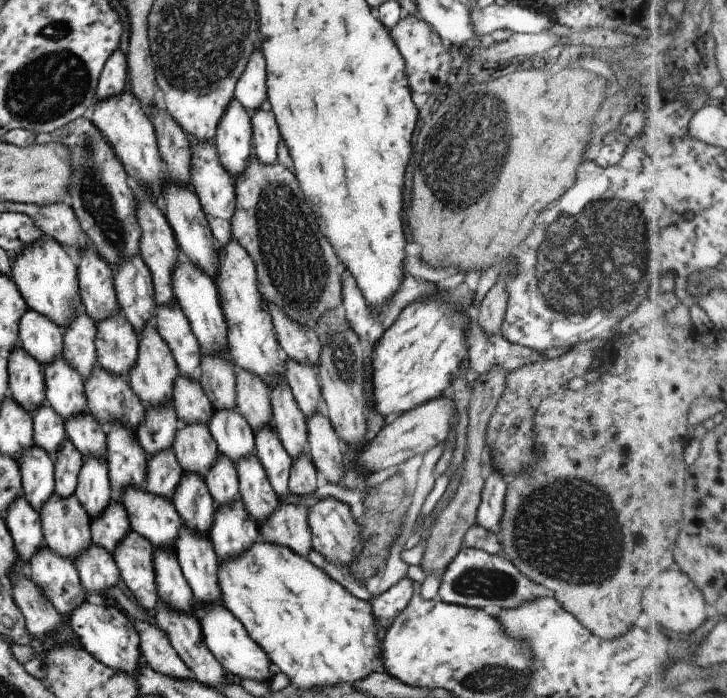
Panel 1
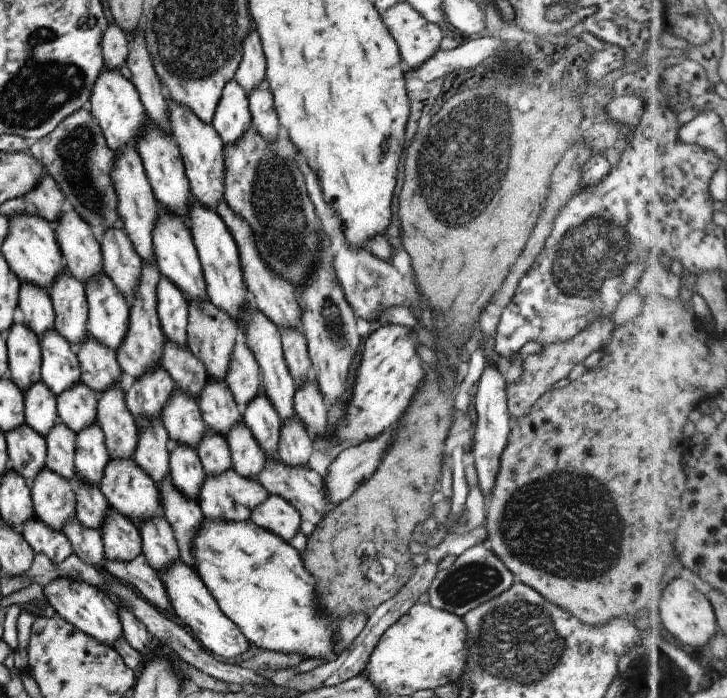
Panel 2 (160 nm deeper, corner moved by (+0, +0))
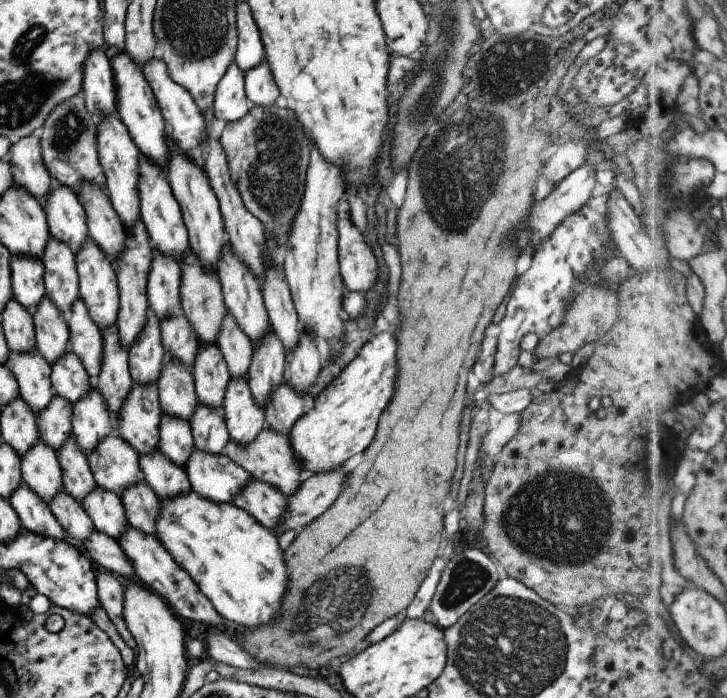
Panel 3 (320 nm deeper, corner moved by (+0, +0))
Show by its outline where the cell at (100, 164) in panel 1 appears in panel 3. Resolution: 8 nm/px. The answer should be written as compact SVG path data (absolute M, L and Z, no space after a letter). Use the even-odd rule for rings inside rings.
M82 92L59 101L46 114L40 126L37 137L40 142L41 158L47 172L55 177L59 185L70 187L73 192L78 191L81 181L91 181L104 189L106 182L96 153L96 127L100 122L99 116L89 114L84 107Z

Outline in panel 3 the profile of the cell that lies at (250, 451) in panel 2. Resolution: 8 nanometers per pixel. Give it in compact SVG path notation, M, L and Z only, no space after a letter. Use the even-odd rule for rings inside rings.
M246 376L230 377L220 406L229 438L241 446L265 427L264 412L255 404Z

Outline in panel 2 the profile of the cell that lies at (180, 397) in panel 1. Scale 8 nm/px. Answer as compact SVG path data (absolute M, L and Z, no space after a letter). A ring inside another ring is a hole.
M166 338L158 362L169 373L175 388L191 393L194 398L198 397L207 374L203 363L187 344L180 345Z

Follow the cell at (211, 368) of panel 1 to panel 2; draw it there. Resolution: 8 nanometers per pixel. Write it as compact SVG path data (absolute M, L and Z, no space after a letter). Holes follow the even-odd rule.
M191 299L187 305L186 344L190 351L203 363L206 374L215 380L223 381L228 363L228 356L234 342L239 337L238 326L221 308L212 305L209 300Z

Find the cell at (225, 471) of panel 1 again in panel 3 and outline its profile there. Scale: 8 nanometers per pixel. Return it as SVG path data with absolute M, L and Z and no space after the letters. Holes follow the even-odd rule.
M197 402L188 423L195 449L222 454L223 446L230 438L221 409Z

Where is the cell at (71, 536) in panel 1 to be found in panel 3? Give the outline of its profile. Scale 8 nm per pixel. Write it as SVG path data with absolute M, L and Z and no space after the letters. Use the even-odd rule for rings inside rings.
M37 439L20 456L20 473L23 484L47 504L62 488L62 474L56 452L41 439Z

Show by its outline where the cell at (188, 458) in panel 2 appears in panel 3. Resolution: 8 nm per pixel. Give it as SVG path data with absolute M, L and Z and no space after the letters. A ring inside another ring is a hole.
M162 412L157 442L156 448L161 454L174 465L185 468L184 464L194 448L190 426L186 420Z

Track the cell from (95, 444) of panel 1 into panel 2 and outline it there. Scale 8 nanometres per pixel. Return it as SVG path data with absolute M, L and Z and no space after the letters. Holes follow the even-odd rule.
M80 380L55 396L56 416L75 434L96 422L97 395Z

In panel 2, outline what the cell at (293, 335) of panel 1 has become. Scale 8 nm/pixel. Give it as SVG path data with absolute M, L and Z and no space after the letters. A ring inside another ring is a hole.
M224 199L217 201L216 207L213 209L224 222L224 225L235 241L243 282L249 292L251 304L255 309L259 309L278 330L280 330L281 327L295 327L297 329L297 322L299 322L298 316L300 315L301 309L295 298L297 294L295 293L294 286L288 280L275 274L265 264L260 252L257 250L256 240L253 238L251 227L244 218L235 214Z

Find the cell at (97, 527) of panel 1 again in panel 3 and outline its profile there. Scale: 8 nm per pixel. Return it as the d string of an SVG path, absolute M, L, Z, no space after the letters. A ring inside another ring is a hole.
M69 435L56 450L62 474L62 489L77 502L94 486L86 454L78 447L75 437Z

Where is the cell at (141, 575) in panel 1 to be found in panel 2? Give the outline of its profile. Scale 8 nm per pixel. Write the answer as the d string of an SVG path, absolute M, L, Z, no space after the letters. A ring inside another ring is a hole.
M113 509L107 511L98 531L105 559L128 561L141 553L141 537L137 524L120 512Z

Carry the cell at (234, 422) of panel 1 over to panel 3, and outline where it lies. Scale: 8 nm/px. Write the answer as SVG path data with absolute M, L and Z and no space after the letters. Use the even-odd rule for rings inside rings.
M198 342L190 370L198 402L221 409L223 393L231 376L216 343Z

